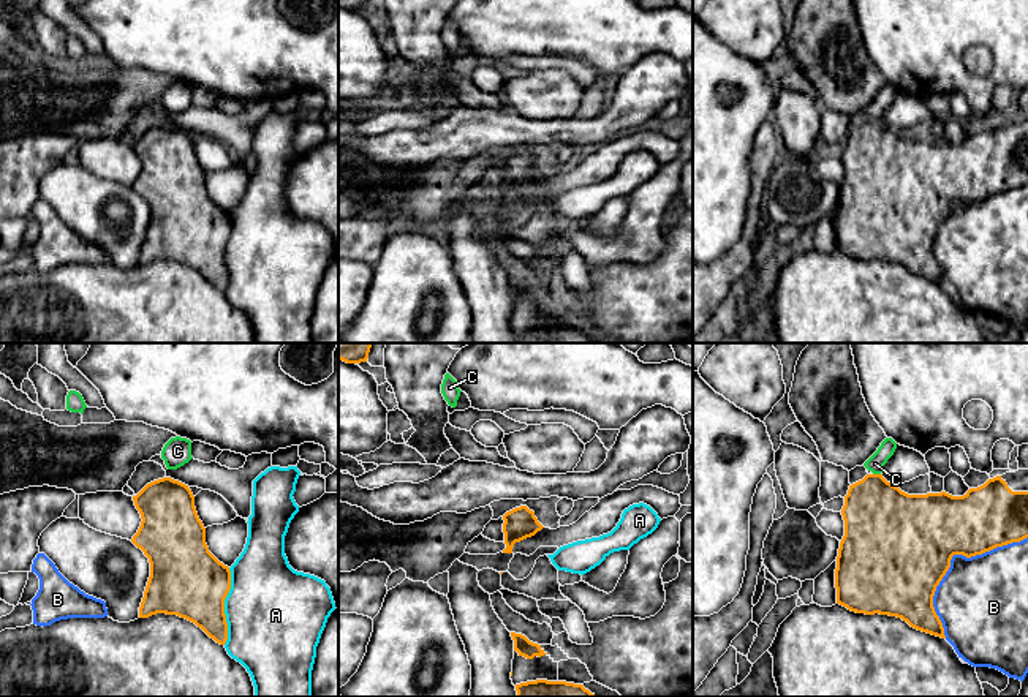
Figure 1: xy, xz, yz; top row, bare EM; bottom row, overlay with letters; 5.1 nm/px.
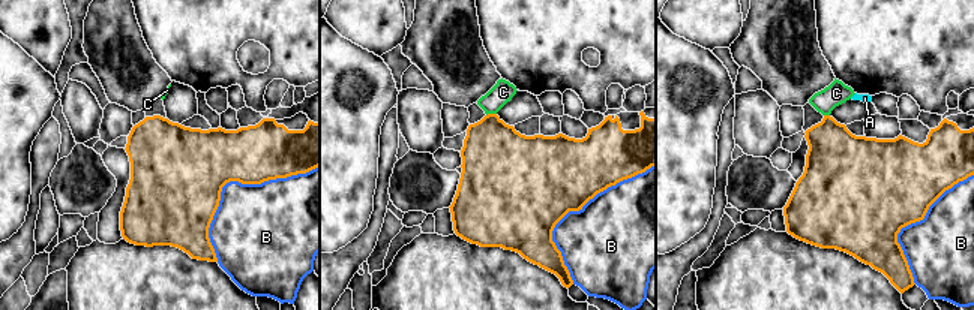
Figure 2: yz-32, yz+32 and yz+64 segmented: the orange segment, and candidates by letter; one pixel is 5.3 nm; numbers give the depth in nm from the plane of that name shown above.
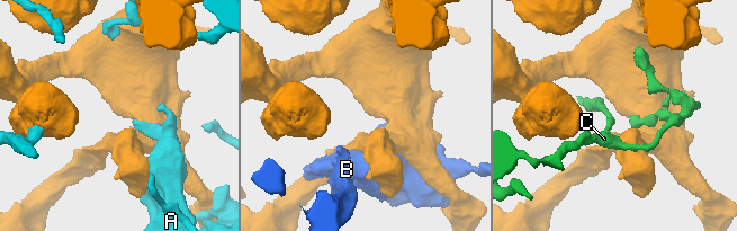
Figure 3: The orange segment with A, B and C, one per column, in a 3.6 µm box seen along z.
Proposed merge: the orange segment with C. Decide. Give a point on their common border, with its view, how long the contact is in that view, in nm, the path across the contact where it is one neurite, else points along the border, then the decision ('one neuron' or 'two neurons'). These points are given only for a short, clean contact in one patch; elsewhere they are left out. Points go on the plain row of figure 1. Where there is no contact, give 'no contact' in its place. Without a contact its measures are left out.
contact yz (876, 120); length 40 nm; border yz (873, 119), (880, 120); two neurons

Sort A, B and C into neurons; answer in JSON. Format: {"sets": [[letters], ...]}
{"sets": [["A"], ["B"], ["C"]]}

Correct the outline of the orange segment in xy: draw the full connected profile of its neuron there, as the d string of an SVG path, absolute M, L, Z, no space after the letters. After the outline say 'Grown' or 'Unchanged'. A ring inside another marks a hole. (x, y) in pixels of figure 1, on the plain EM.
M163 123L147 130L133 147L142 168L131 188L150 209L139 264L177 261L225 291L231 217L209 198L191 136Z. Unchanged

